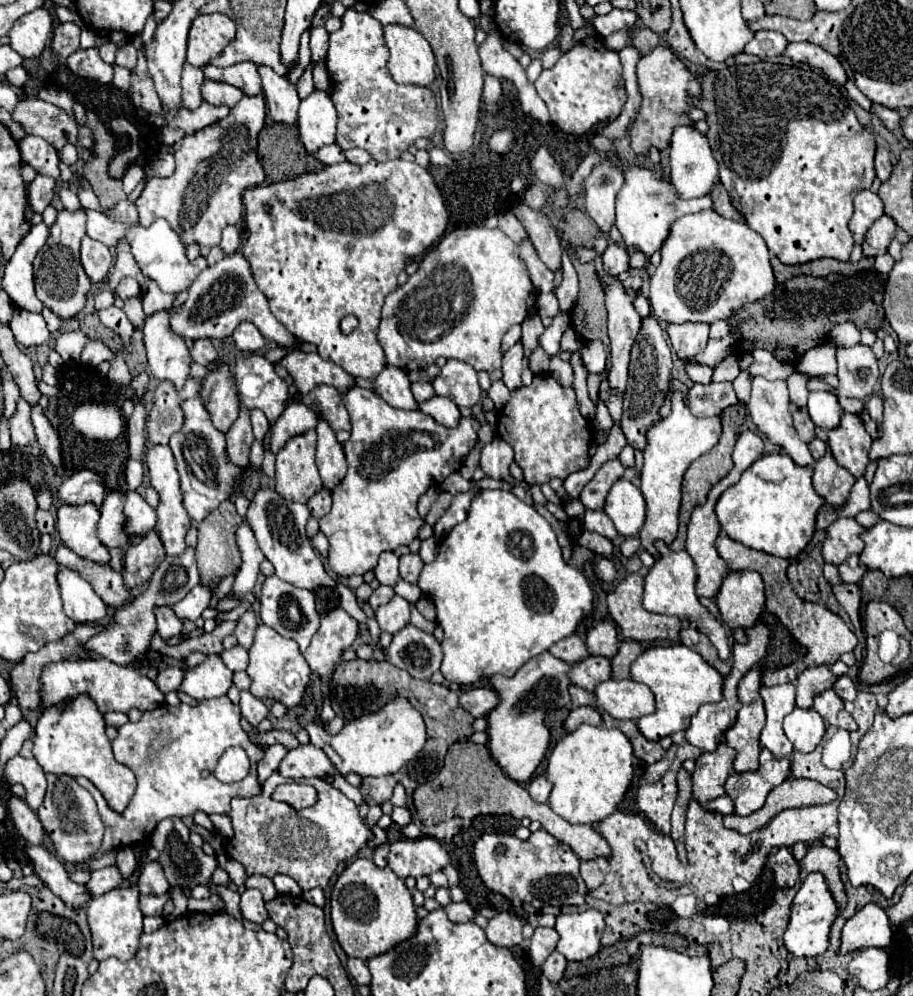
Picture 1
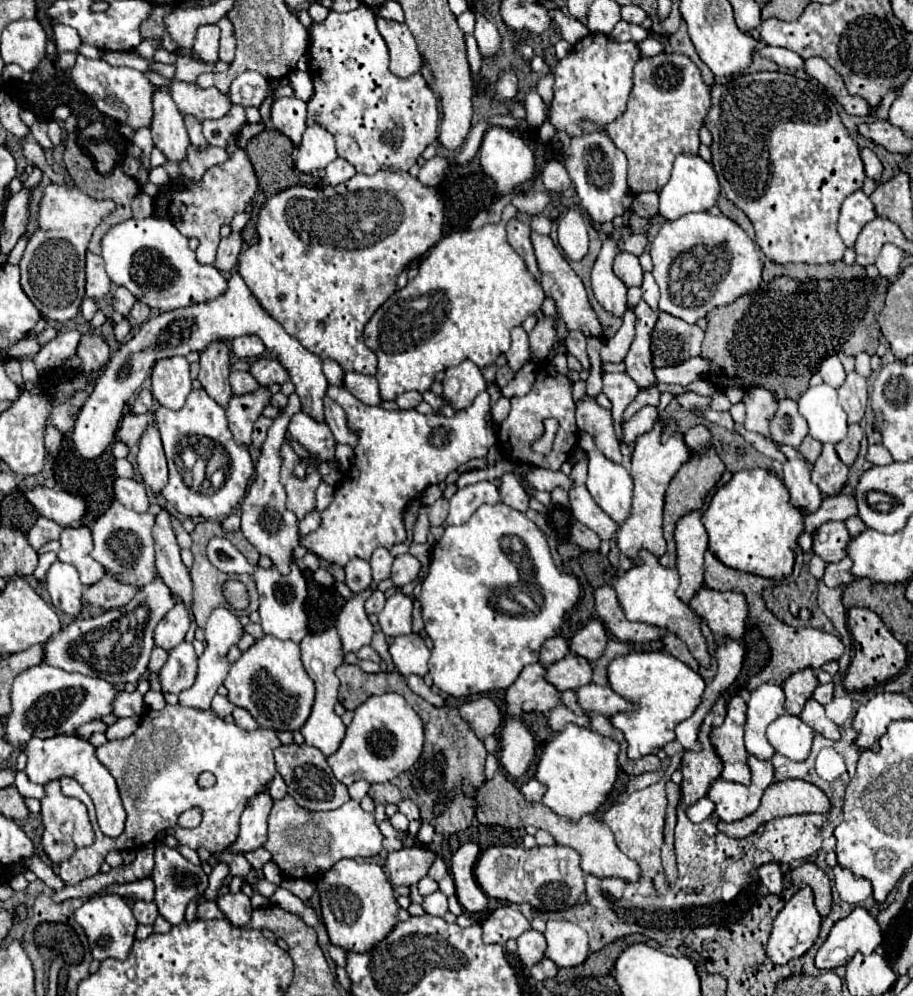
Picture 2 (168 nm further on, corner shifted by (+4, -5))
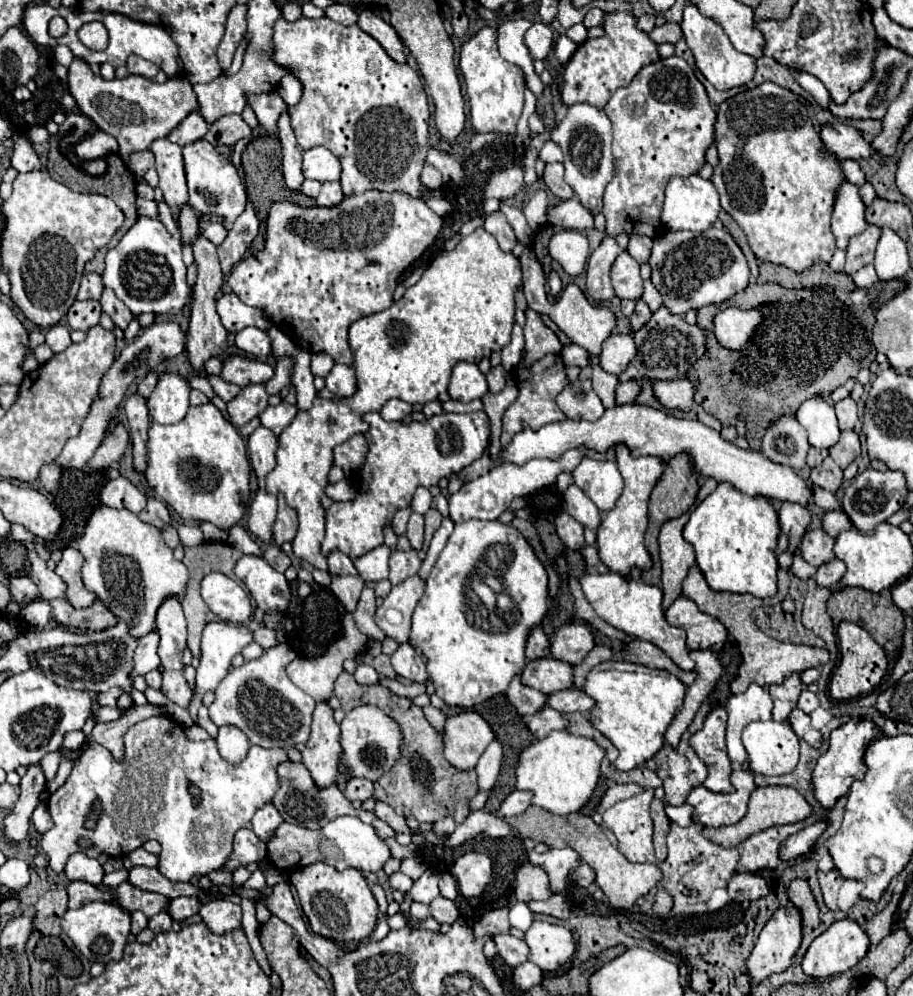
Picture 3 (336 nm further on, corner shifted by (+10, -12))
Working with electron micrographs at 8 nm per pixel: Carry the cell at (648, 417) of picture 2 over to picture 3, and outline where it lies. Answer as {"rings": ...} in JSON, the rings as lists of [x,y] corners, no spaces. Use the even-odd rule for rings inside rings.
{"rings":[[[569,449],[561,459],[551,461],[551,459],[531,459],[525,465],[511,465],[511,463],[501,463],[493,471],[489,471],[483,477],[477,477],[469,483],[465,483],[457,493],[449,497],[449,519],[453,523],[463,523],[469,519],[497,519],[505,509],[509,509],[511,501],[519,495],[531,495],[537,493],[545,487],[555,485],[555,477],[561,471],[573,471],[583,457],[595,457],[603,461],[613,461],[615,463],[615,451],[607,449],[605,453],[595,453],[595,449]]]}

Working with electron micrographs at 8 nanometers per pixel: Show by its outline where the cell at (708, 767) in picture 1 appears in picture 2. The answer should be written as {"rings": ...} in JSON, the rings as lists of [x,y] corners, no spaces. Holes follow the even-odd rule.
{"rings":[[[717,702],[699,728],[701,752],[685,752],[681,758],[681,772],[683,772],[681,800],[687,806],[697,802],[697,798],[703,798],[709,792],[709,786],[721,776],[721,760],[717,758],[709,742],[709,730],[713,726],[719,726],[723,718],[725,718],[725,704]]]}

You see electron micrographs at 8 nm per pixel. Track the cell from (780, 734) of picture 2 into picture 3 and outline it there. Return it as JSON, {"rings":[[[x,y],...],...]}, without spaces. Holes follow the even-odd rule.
{"rings":[[[755,721],[743,729],[743,745],[749,753],[747,769],[763,775],[785,775],[791,773],[799,761],[799,739],[789,723],[777,721]]]}

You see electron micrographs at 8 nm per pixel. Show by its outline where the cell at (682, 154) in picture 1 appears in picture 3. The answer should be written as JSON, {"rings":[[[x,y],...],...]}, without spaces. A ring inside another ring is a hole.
{"rings":[[[687,175],[687,177],[671,177],[667,183],[665,191],[665,201],[661,209],[661,223],[663,229],[667,231],[679,231],[679,229],[689,229],[689,231],[705,231],[713,225],[721,211],[719,205],[719,193],[715,185],[709,179],[703,179],[701,175]]]}

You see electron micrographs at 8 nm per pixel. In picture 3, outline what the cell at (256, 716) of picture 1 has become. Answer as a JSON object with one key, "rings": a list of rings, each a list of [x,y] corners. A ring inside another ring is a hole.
{"rings":[[[233,725],[219,727],[219,733],[217,733],[215,741],[219,745],[219,753],[229,763],[237,763],[237,761],[241,761],[247,755],[249,739],[247,739],[247,735],[241,729],[237,729]]]}

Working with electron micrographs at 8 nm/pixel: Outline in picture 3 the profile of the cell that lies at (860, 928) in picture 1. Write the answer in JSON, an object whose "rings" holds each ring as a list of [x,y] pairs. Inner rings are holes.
{"rings":[[[841,919],[841,921],[835,921],[825,933],[821,933],[811,943],[811,947],[807,949],[807,953],[803,957],[803,971],[815,979],[841,975],[841,973],[849,971],[851,967],[855,967],[865,957],[867,951],[869,951],[869,937],[861,929],[861,925],[851,919]]]}

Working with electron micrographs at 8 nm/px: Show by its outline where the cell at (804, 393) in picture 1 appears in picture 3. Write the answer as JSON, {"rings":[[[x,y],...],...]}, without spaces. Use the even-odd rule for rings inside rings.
{"rings":[[[779,417],[779,421],[775,421],[775,425],[763,435],[761,453],[775,463],[803,469],[807,451],[807,431],[795,417]]]}

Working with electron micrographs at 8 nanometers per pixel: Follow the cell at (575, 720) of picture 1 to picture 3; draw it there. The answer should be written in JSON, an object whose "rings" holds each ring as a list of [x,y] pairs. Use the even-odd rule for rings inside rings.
{"rings":[[[543,707],[537,715],[533,715],[533,717],[527,719],[527,727],[529,727],[529,731],[531,731],[535,737],[543,739],[543,737],[547,737],[547,733],[551,733],[551,731],[567,729],[567,719],[563,719],[559,711],[551,709],[551,707]]]}

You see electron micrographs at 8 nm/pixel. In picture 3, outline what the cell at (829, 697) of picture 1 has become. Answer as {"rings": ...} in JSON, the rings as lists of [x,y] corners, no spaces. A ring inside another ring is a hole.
{"rings":[[[793,709],[789,715],[789,723],[799,739],[805,739],[811,747],[821,747],[823,735],[811,725],[811,717],[807,713],[803,713],[801,709]]]}

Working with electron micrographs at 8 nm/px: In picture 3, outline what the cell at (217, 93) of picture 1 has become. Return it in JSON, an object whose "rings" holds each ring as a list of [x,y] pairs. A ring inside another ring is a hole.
{"rings":[[[195,111],[195,113],[189,113],[189,115],[167,135],[167,139],[183,147],[183,145],[187,145],[187,143],[193,143],[193,141],[201,139],[201,137],[207,133],[209,127],[211,127],[211,125],[209,125],[207,121],[203,121],[203,117],[199,115],[199,111]]]}

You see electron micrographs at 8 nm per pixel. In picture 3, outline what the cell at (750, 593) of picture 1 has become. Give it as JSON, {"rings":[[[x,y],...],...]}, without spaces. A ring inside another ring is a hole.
{"rings":[[[679,597],[667,611],[665,617],[671,625],[683,627],[687,633],[687,649],[711,649],[719,653],[727,641],[727,629],[717,617],[707,617],[699,611],[695,601]]]}

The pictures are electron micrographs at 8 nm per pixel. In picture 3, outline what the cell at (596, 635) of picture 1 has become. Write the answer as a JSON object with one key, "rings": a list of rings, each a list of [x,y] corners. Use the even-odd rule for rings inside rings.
{"rings":[[[567,623],[555,631],[555,639],[549,647],[549,653],[569,665],[579,665],[579,661],[583,661],[583,657],[587,657],[593,647],[595,641],[587,625]]]}

